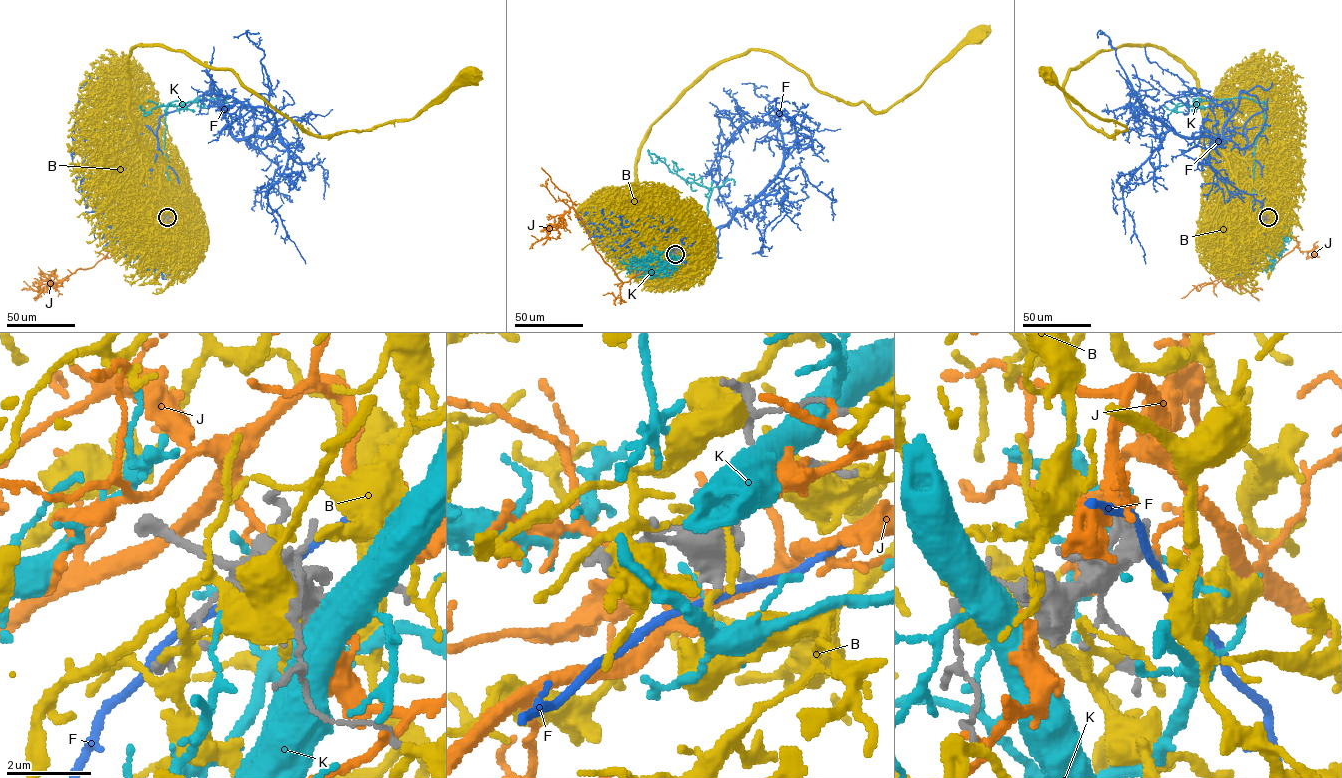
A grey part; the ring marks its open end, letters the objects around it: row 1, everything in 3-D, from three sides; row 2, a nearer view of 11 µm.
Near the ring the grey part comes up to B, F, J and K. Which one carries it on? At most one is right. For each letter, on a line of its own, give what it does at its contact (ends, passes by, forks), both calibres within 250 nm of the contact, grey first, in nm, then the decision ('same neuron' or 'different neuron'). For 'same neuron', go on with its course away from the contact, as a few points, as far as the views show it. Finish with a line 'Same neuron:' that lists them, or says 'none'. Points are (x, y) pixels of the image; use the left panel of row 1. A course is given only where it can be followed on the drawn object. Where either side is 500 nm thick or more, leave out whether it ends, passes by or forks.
B: it ends | 200/200 nm | different neuron
F: it passes by | 240/140 nm | different neuron
J: it ends | 240/130 nm | different neuron
K: it ends | 190/150 nm | different neuron
Same neuron: none

